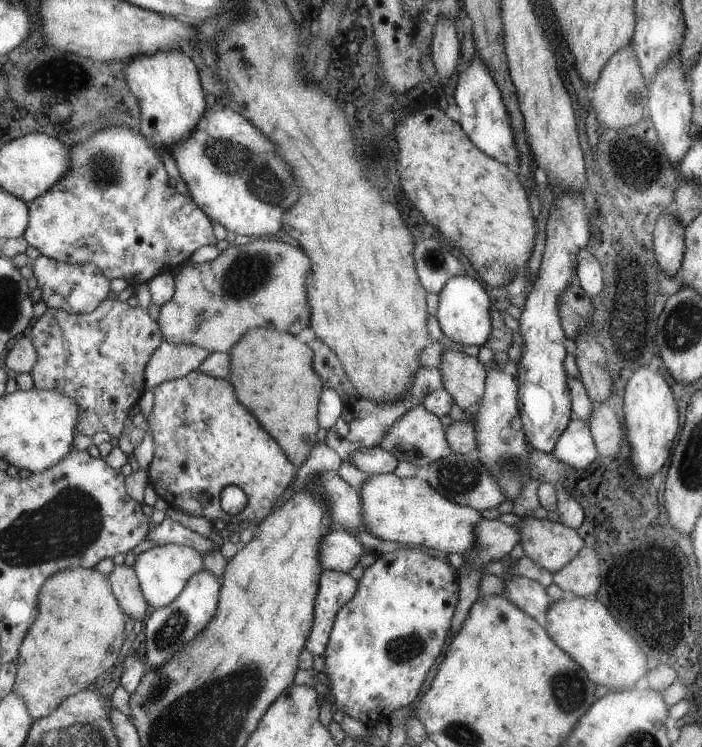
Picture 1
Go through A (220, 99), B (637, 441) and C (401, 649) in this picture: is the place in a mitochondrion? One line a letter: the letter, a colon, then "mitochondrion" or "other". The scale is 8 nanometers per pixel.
A: other
B: other
C: mitochondrion

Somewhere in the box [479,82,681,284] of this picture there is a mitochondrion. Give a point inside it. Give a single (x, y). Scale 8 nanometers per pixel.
(649, 170)

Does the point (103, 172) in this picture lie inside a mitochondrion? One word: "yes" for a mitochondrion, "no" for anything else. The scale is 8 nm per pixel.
yes

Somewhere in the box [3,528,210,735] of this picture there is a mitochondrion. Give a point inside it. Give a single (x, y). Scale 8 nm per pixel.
(170, 633)

